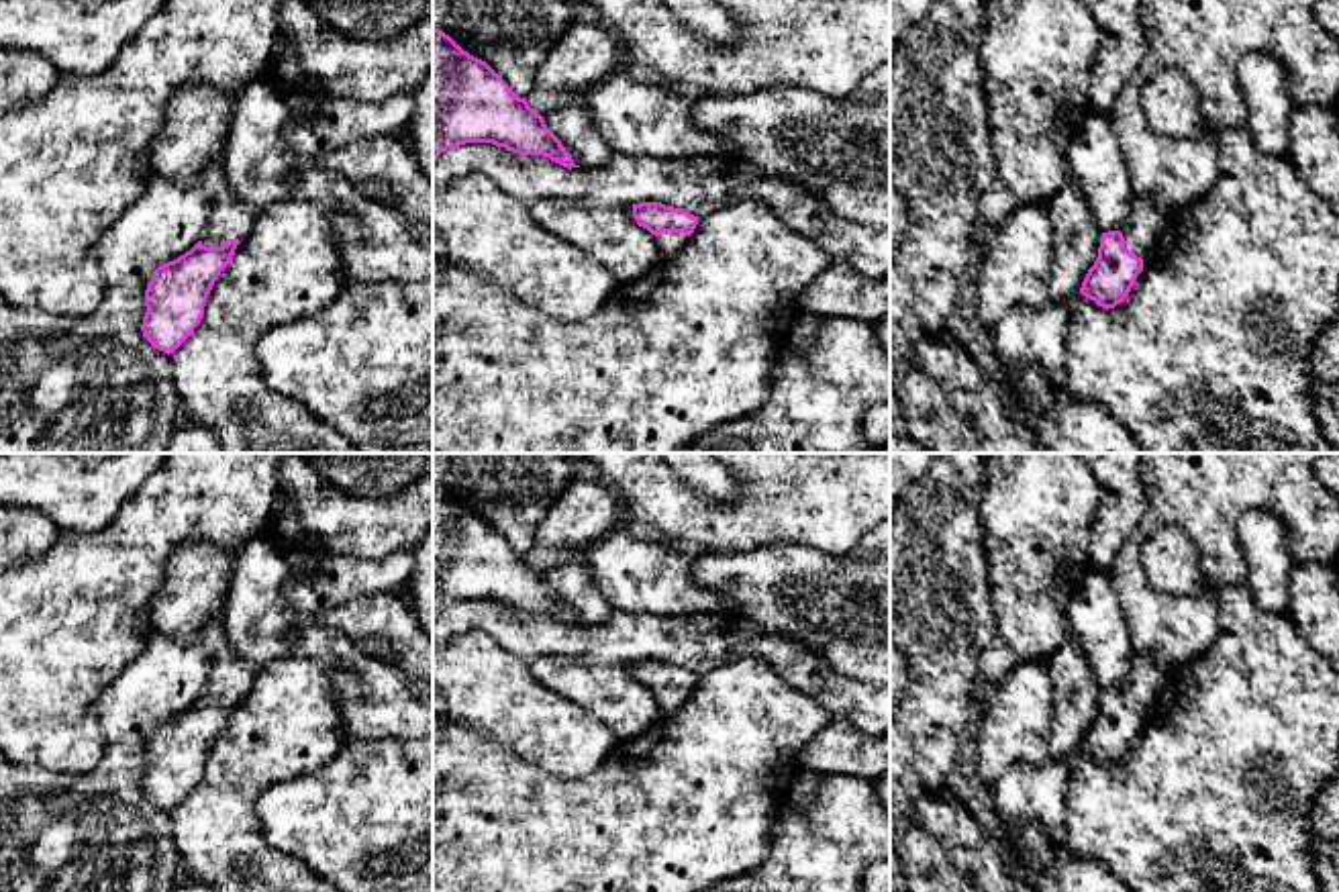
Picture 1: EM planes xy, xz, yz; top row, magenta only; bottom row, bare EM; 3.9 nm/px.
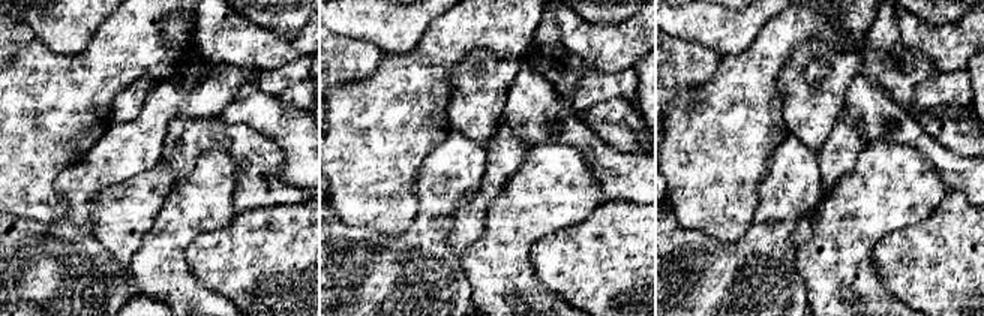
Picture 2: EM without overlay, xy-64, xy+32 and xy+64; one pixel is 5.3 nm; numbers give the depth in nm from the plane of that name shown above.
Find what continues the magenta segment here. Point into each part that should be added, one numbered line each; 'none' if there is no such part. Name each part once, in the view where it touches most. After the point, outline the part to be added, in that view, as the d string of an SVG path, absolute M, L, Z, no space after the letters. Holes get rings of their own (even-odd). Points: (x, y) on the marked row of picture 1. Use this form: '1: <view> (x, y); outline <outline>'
1: xy (229, 217); outline M231 184L214 198L202 245L222 247L227 239L245 239L255 225L251 208L235 196Z

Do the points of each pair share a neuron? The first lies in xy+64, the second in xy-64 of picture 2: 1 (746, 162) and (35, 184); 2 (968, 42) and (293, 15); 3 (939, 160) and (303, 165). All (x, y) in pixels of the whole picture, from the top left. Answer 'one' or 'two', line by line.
1: one
2: two
3: two

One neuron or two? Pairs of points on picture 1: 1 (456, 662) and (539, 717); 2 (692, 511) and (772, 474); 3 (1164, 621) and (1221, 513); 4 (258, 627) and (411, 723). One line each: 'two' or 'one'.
1: one
2: one
3: one
4: one

